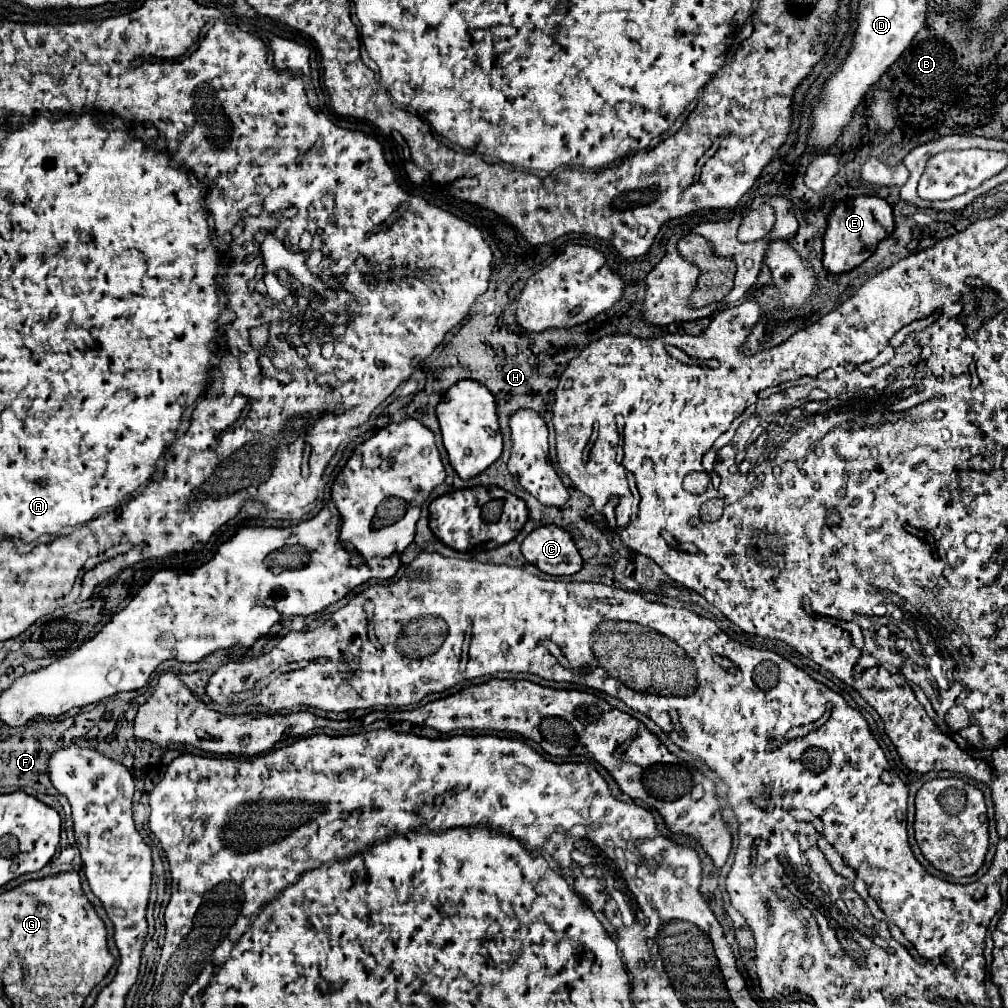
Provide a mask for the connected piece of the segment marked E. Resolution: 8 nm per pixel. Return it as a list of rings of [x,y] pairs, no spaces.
[[[858,196],[848,202],[840,202],[828,218],[828,230],[824,234],[824,268],[830,274],[844,274],[860,266],[876,246],[888,238],[894,230],[892,208],[886,200],[876,196]]]

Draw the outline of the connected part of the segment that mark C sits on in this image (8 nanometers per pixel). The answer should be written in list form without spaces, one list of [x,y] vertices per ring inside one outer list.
[[[554,524],[532,530],[522,542],[522,554],[550,576],[572,576],[582,568],[582,558],[570,532]]]

